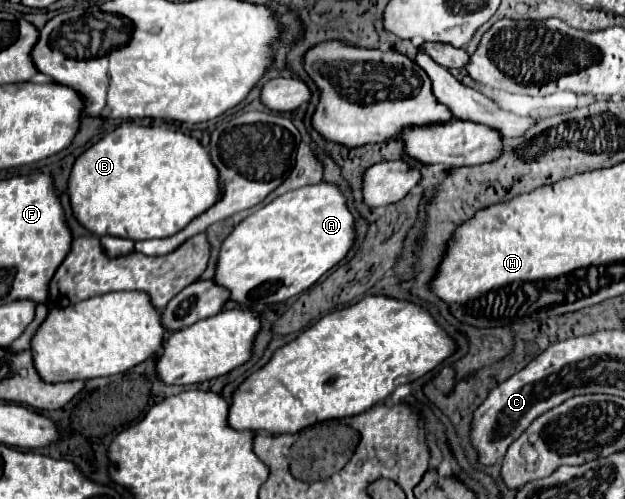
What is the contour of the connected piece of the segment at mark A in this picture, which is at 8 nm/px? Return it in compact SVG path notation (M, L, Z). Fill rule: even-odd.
M326 181L306 185L276 197L234 227L222 243L214 281L228 287L240 307L280 303L310 289L350 253L354 241L356 219L340 187Z

